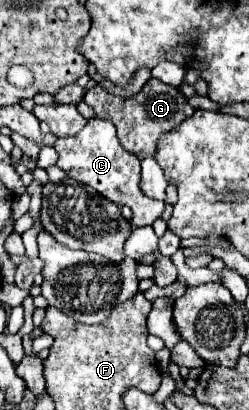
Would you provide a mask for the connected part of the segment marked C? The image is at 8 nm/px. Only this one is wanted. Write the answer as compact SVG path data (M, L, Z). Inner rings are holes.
M92 118L88 124L74 136L58 138L54 144L58 152L58 168L62 168L70 178L92 186L104 198L112 200L118 206L128 206L132 210L132 226L150 226L164 212L164 202L146 198L140 192L140 160L124 150L116 138L116 128L108 120Z

